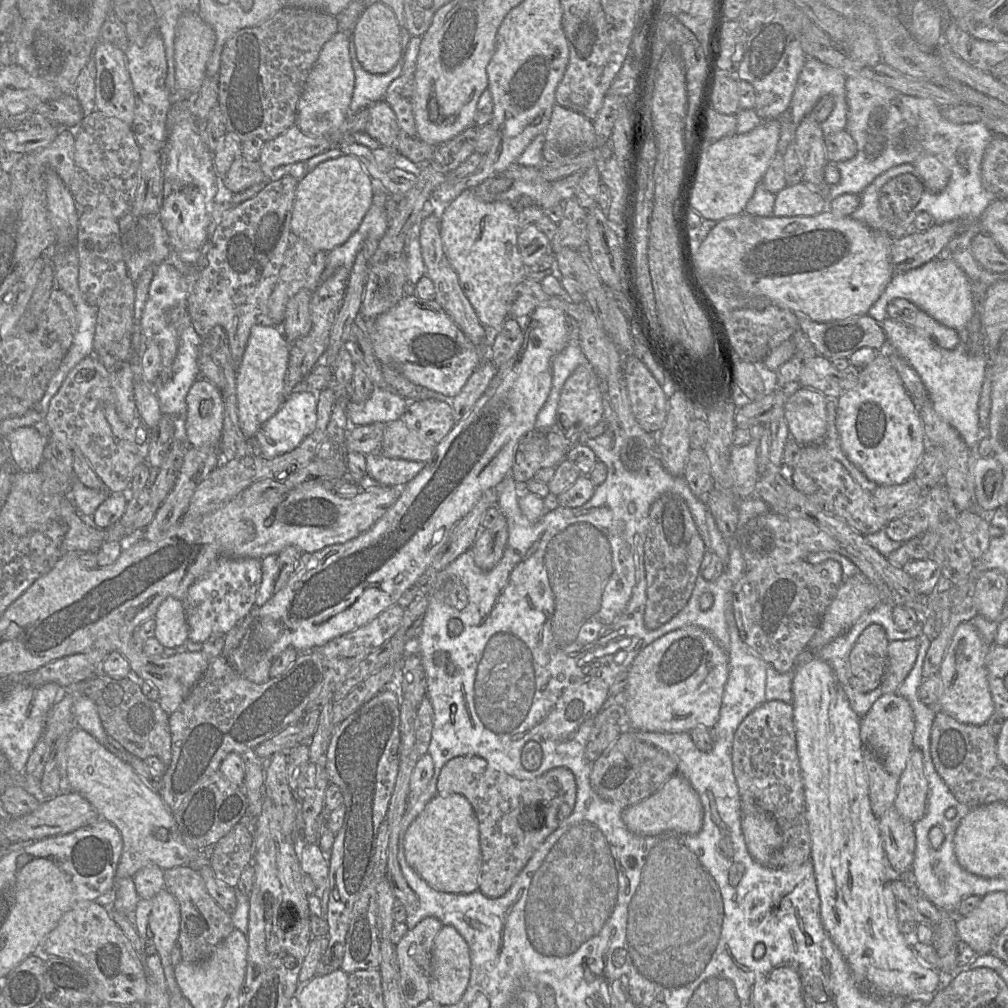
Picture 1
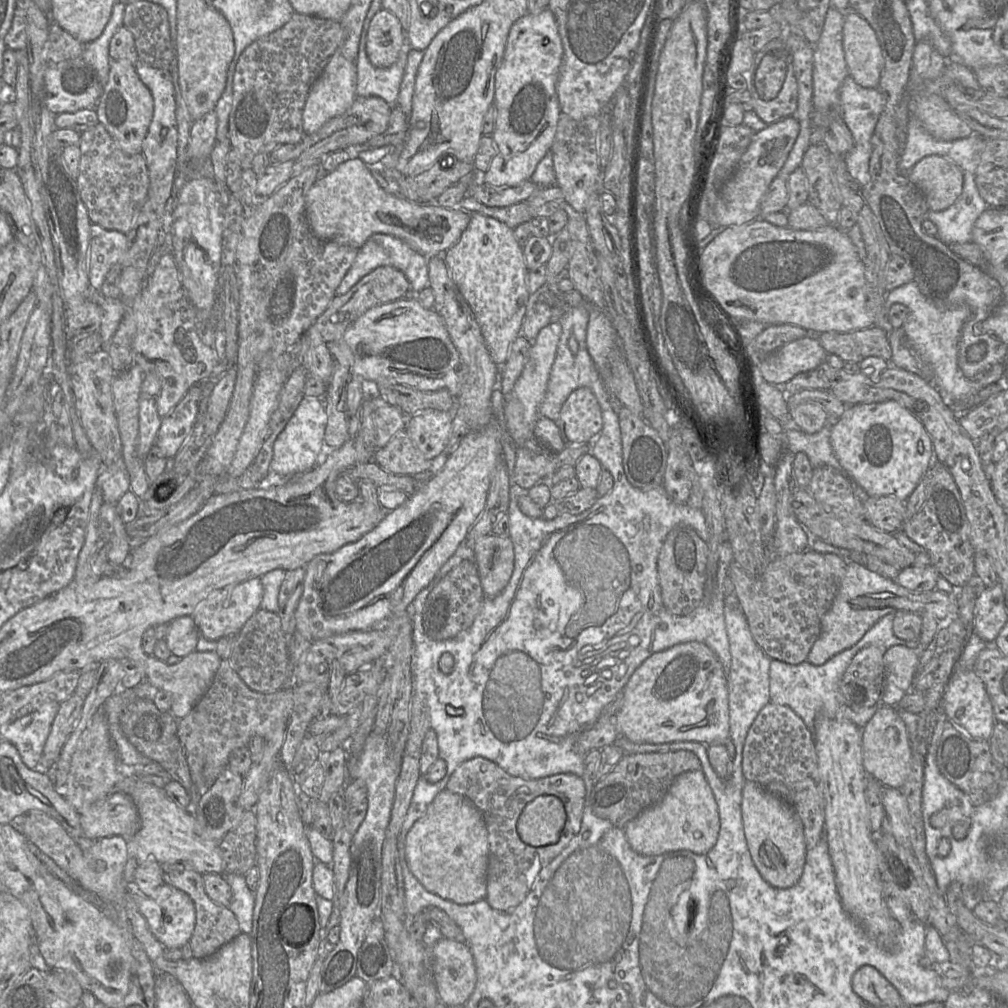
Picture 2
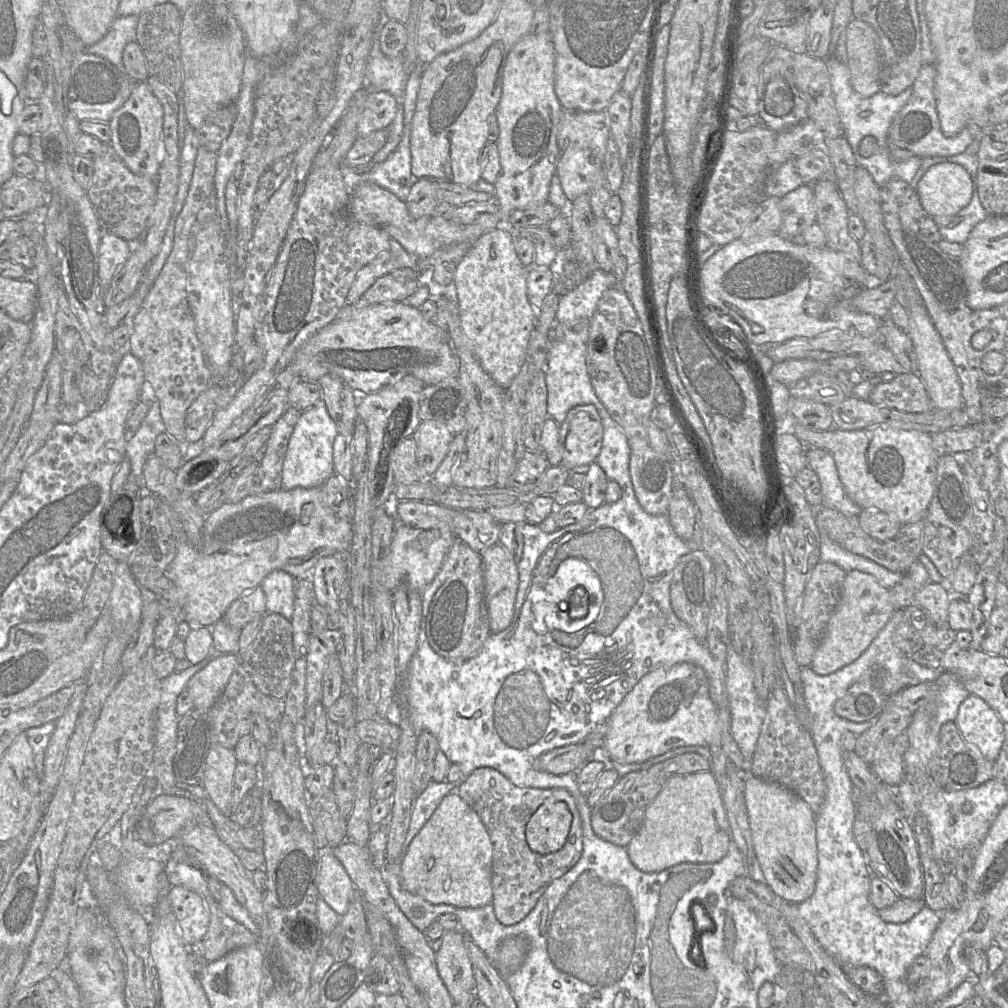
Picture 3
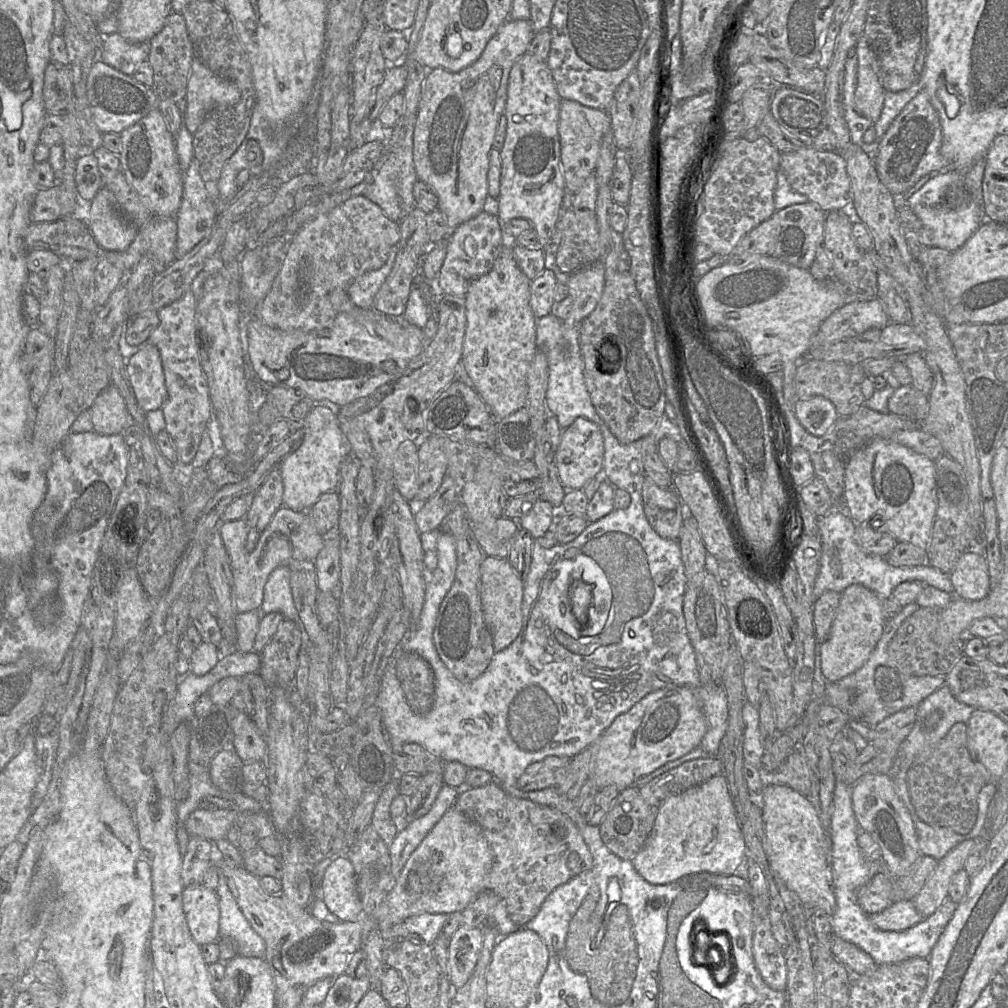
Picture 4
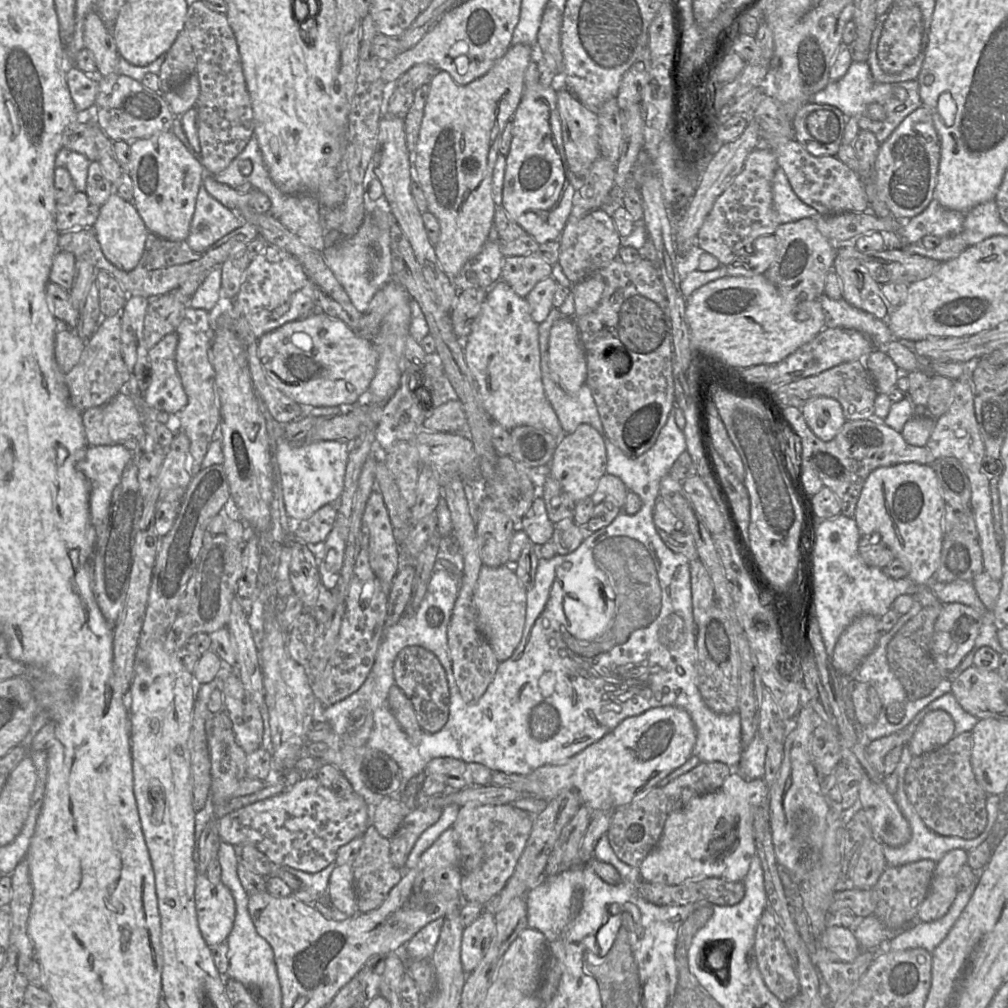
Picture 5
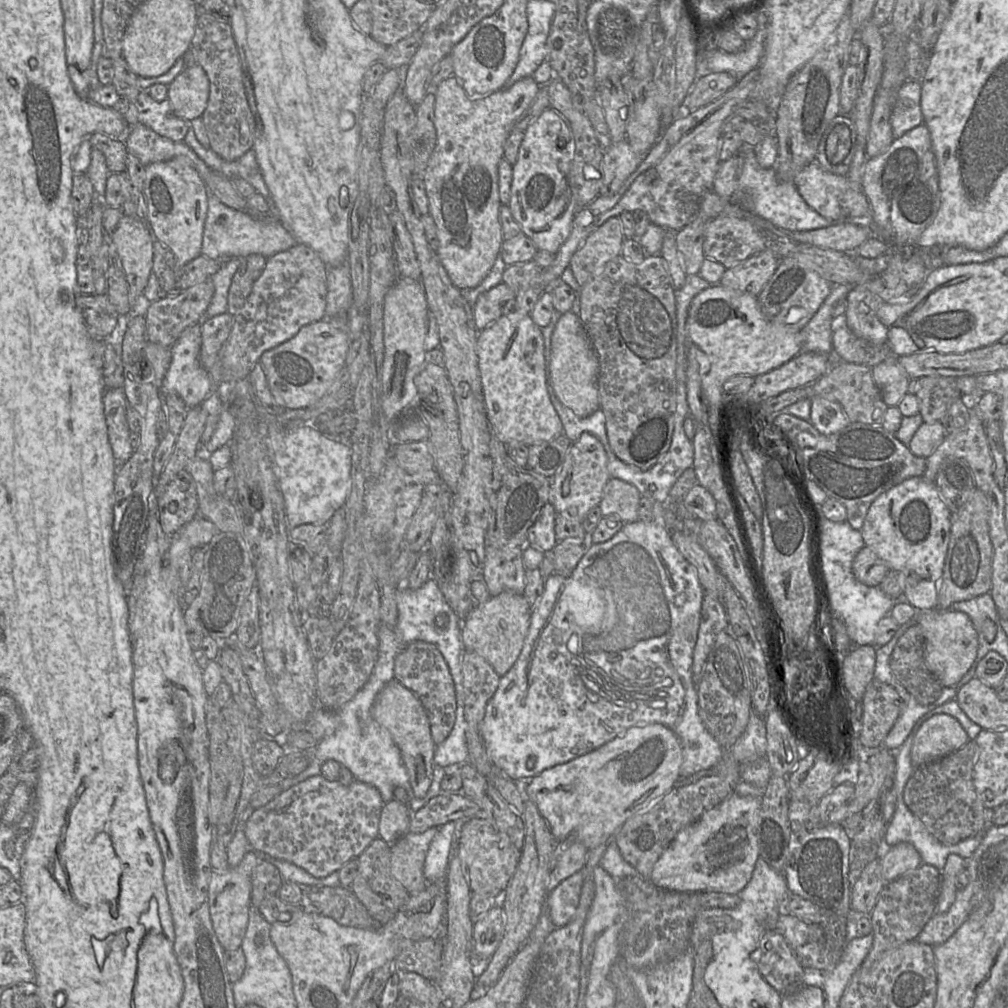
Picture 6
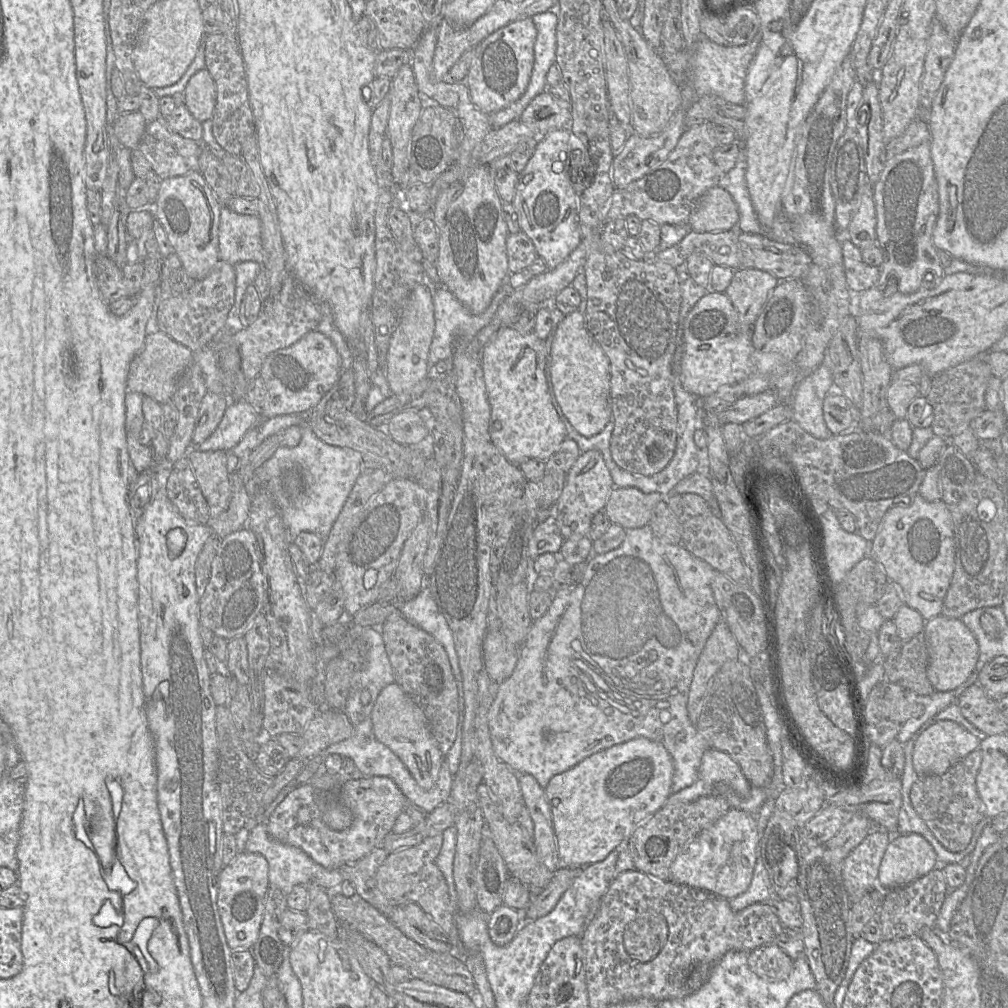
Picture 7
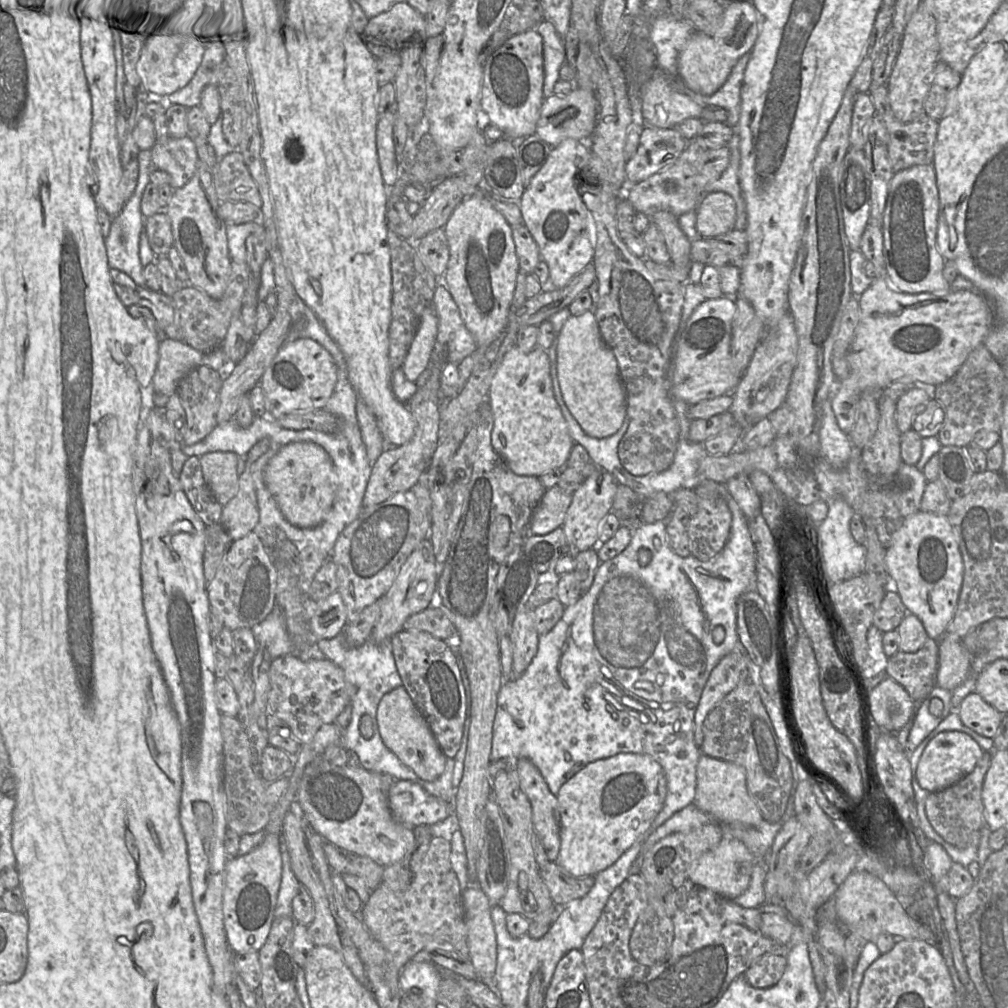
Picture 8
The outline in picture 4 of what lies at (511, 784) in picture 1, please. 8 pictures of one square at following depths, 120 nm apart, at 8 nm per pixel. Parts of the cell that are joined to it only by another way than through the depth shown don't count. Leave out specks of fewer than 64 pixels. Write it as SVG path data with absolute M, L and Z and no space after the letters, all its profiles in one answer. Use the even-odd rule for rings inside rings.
M496 780L483 786L461 789L455 806L477 823L486 837L493 851L493 863L485 880L485 891L497 894L505 902L510 919L518 926L535 917L542 903L556 887L593 865L592 855L581 832L567 814L548 805L511 796Z

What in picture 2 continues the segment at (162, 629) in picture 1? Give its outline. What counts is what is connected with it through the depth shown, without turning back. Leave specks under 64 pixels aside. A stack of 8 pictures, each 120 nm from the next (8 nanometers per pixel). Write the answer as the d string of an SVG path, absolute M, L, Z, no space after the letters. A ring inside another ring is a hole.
M181 616L168 624L164 640L172 654L184 657L197 651L199 638L200 634L193 618Z

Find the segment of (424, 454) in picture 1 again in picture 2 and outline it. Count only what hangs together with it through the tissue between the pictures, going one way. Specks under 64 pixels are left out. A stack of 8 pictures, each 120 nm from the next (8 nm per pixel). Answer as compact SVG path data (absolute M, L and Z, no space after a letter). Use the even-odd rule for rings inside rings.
M406 429L398 431L384 447L377 449L374 453L373 461L392 474L412 477L429 470L432 466L432 460L427 459L415 446L408 436Z

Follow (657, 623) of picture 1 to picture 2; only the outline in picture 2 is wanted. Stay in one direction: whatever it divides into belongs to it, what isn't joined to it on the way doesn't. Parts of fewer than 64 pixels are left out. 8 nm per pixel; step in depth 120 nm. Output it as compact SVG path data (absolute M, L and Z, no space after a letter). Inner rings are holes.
M677 525L667 534L657 559L657 571L664 607L676 616L685 616L702 602L705 592L708 545L687 525Z

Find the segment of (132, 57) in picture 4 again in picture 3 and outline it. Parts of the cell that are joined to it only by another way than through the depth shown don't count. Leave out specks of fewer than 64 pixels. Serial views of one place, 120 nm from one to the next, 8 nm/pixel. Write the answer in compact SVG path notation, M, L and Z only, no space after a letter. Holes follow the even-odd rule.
M138 15L117 16L106 35L97 43L86 47L87 54L98 55L124 72L122 60L125 46L136 41Z

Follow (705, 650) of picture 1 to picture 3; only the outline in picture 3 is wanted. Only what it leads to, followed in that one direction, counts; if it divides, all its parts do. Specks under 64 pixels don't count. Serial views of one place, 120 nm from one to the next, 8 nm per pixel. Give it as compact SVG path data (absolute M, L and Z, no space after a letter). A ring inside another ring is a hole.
M691 663L658 668L644 675L610 715L604 743L609 762L643 762L681 746L720 745L733 765L741 770L744 756L732 734L721 733L718 708L710 697L705 671Z

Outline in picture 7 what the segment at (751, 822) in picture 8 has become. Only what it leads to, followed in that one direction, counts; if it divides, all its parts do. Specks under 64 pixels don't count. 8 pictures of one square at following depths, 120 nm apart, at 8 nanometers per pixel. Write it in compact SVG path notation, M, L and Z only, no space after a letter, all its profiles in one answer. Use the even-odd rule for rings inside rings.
M707 749L701 759L699 778L715 787L727 785L742 798L750 795L751 785L741 767L725 752Z

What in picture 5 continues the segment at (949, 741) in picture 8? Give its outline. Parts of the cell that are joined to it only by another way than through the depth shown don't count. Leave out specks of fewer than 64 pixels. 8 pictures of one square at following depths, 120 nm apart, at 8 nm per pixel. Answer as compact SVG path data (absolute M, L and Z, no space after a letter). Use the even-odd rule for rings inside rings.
M944 710L929 712L918 725L909 746L913 756L934 751L947 744L954 736L955 724Z

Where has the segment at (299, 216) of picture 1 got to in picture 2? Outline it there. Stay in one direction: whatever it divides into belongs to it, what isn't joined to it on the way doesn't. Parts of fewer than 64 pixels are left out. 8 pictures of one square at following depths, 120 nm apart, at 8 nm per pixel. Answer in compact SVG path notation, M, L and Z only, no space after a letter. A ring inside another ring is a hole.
M359 157L349 159L341 163L340 165L337 166L335 170L331 172L323 173L316 180L314 185L310 188L306 197L306 208L305 208L305 215L306 215L306 219L309 224L309 227L311 231L313 232L313 234L321 240L332 241L341 245L348 245L348 246L359 249L371 235L375 233L389 234L403 240L412 249L423 254L425 257L433 257L437 255L442 255L454 244L456 244L459 241L462 233L466 230L466 228L468 227L470 223L471 213L478 213L478 212L469 212L469 211L460 210L460 209L444 208L437 204L437 200L436 202L413 202L403 197L402 195L392 195L392 194L387 193L385 190L383 190L379 186L378 182L374 178L368 165Z

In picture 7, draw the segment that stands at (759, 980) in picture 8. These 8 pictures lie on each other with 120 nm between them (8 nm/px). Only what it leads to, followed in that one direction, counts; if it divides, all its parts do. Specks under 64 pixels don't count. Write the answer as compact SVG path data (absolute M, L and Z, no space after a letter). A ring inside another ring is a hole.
M765 945L749 953L748 965L763 979L781 981L789 976L793 960L780 947Z

